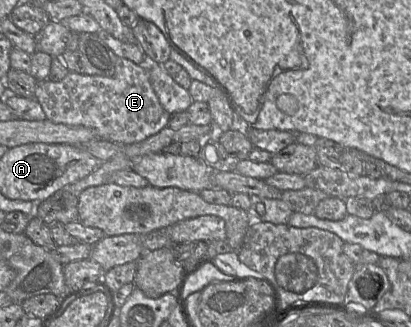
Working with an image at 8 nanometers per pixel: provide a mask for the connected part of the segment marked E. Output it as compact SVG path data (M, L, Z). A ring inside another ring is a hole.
M119 57L111 76L69 71L58 82L47 79L38 82L34 98L41 105L47 120L56 124L85 127L94 131L101 140L117 144L144 141L165 128L170 116L152 88L148 66Z

